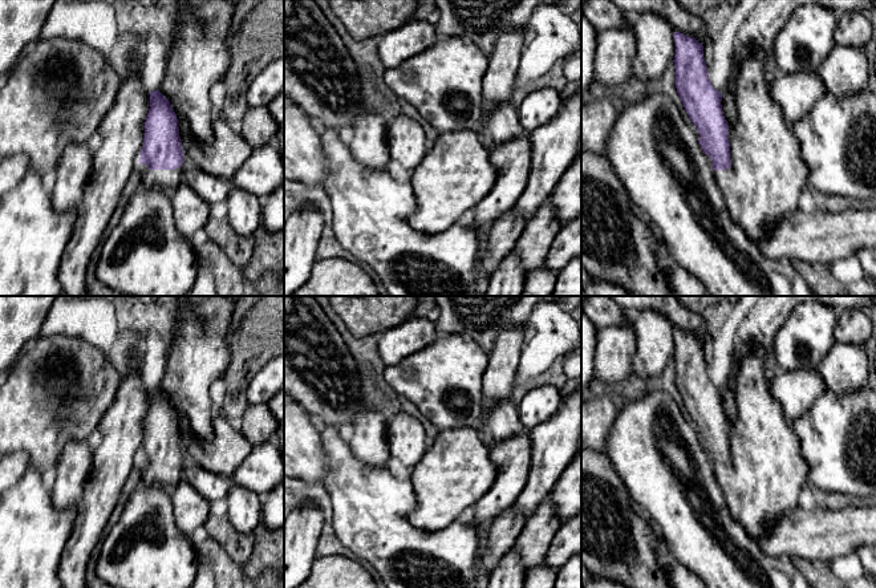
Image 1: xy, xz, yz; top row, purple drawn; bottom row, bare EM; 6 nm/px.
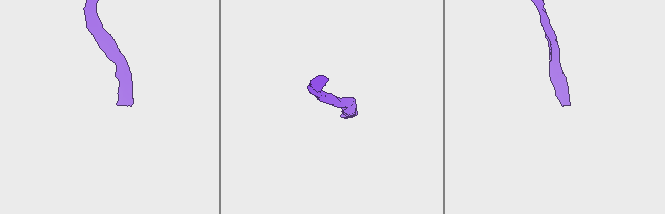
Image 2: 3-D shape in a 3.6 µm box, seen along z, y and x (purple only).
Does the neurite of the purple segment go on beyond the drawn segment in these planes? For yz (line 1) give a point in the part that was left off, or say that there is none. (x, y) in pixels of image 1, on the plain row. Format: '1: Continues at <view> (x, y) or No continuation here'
1: Continues at yz (767, 473)

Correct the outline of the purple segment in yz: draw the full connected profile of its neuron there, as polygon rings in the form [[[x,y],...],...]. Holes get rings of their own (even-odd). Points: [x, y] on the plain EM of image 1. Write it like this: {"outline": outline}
{"outline": [[[674,329],[676,385],[684,405],[695,422],[699,442],[713,458],[714,477],[722,490],[731,516],[750,539],[763,539],[766,527],[772,526],[799,506],[799,494],[810,483],[808,467],[799,453],[799,441],[786,421],[782,405],[770,393],[766,362],[770,353],[755,345],[739,362],[734,376],[733,423],[722,409],[722,390],[709,377],[703,342],[694,334]]]}

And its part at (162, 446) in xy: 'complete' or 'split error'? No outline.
split error

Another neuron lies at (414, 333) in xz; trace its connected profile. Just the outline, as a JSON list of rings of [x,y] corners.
[[[410,316],[401,324],[378,334],[378,353],[386,365],[384,378],[390,388],[400,398],[410,401],[439,431],[476,427],[484,409],[483,374],[488,364],[488,353],[476,342],[459,334],[439,334],[434,323],[425,317]]]

